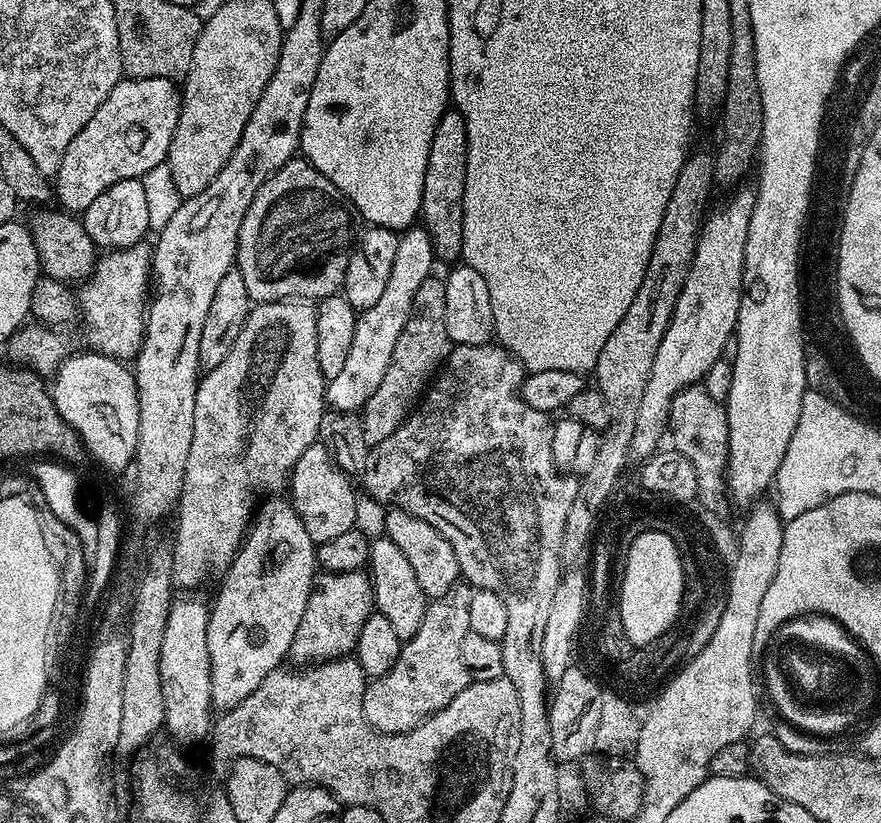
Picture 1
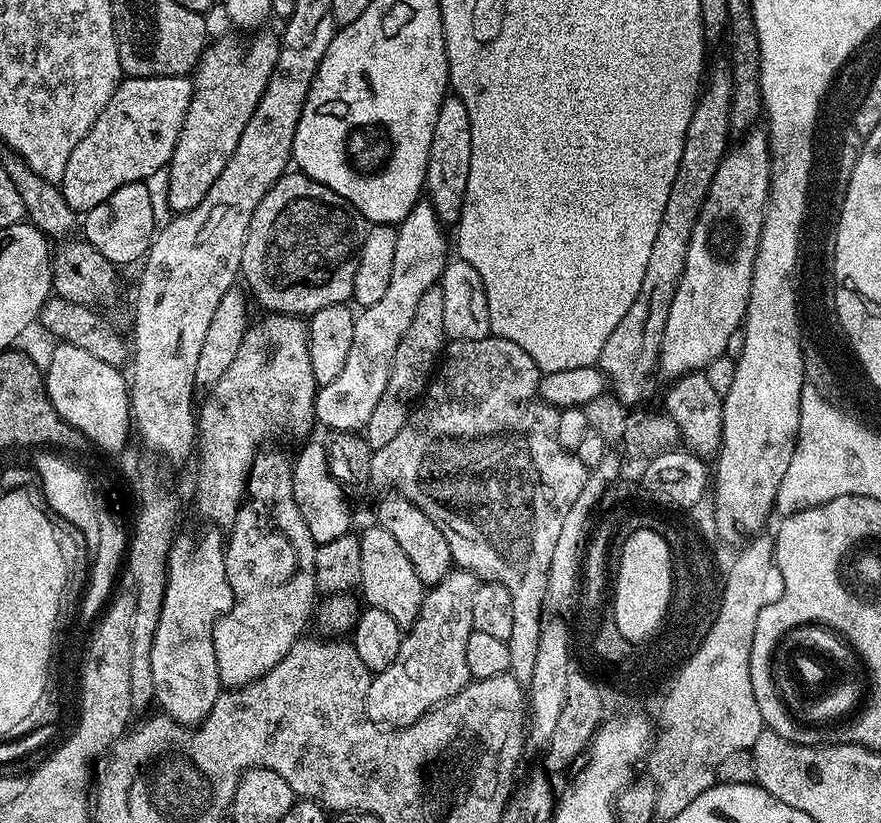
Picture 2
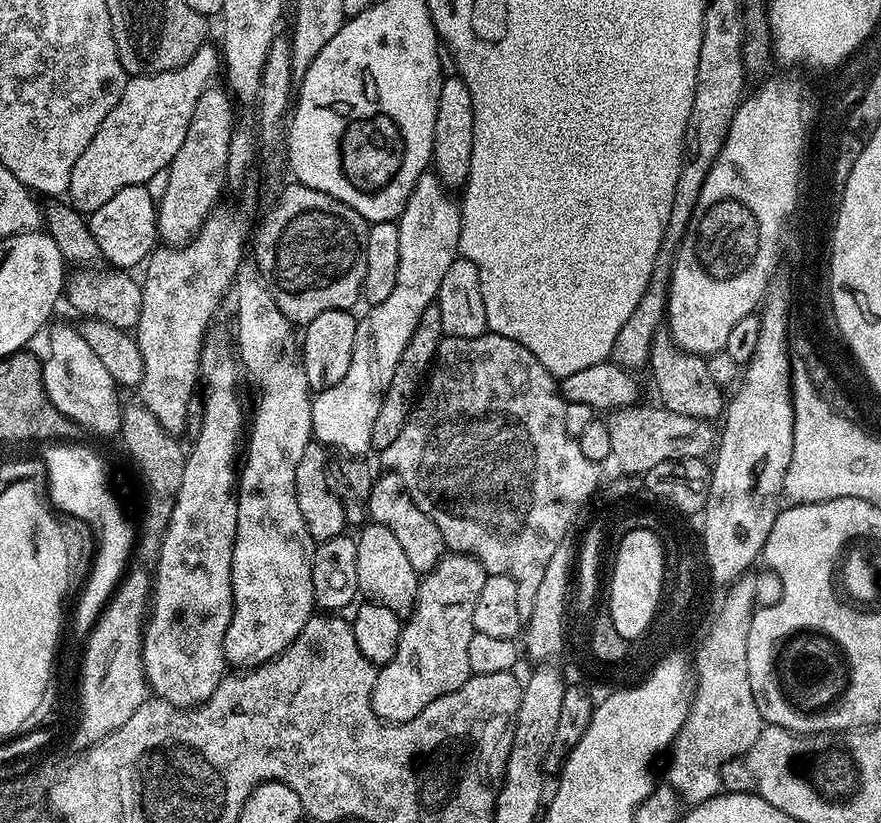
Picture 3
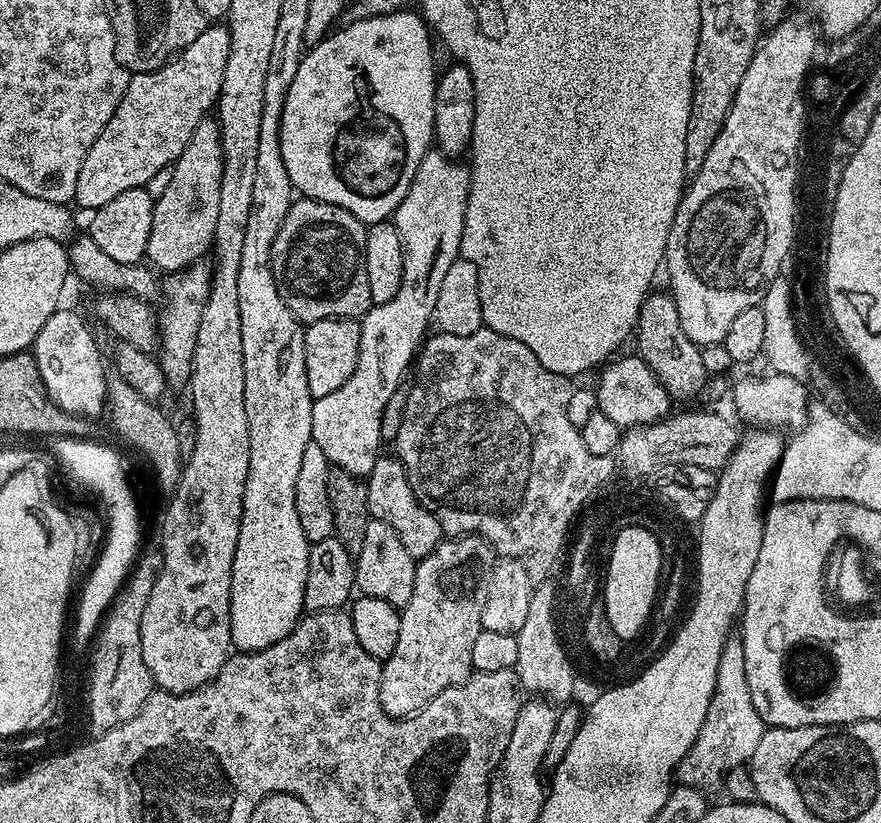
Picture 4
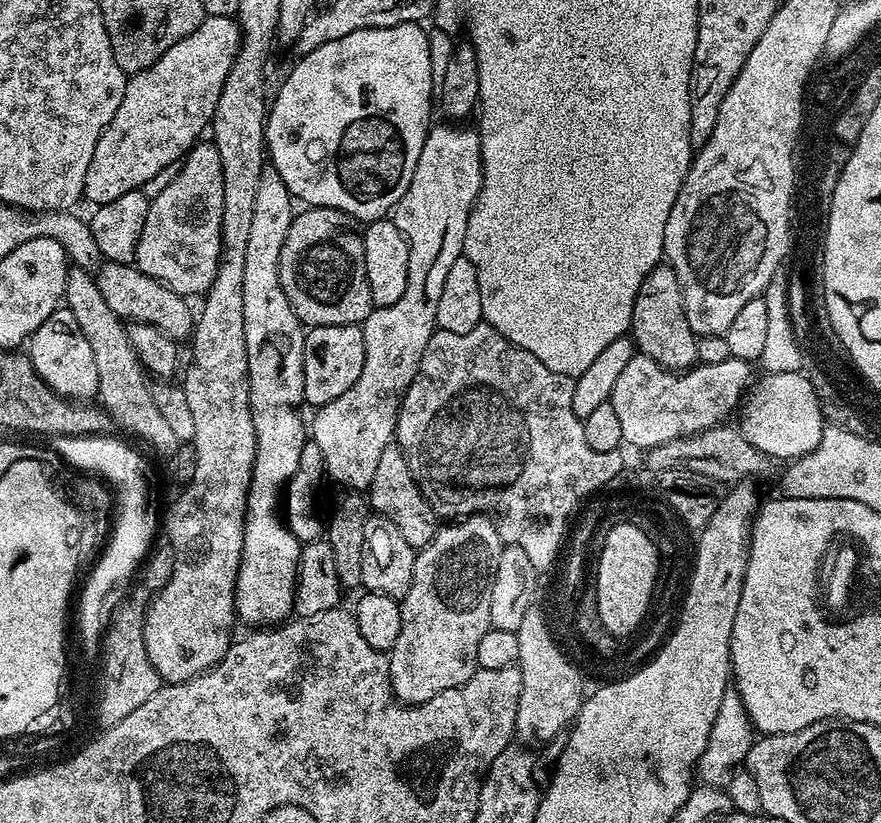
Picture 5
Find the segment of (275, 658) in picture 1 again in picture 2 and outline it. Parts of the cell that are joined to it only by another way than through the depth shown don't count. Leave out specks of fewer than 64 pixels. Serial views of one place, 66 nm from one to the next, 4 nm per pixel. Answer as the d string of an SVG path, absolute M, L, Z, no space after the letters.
M257 452L248 475L248 491L236 511L236 519L226 536L224 561L226 578L232 591L232 608L214 626L214 656L218 658L220 683L225 689L243 688L262 678L286 658L290 646L305 635L304 628L314 616L318 603L318 589L314 574L316 543L306 530L302 510L294 502L292 460L284 452Z

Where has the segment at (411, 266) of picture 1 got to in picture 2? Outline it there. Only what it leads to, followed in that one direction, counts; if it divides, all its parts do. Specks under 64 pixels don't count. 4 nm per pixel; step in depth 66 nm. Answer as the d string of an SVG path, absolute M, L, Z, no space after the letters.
M427 202L416 203L410 214L400 221L396 228L390 286L379 302L356 316L354 342L350 342L350 355L346 358L346 366L342 366L342 374L316 393L316 419L321 425L325 424L325 429L359 433L366 422L377 415L378 398L382 398L382 390L386 390L394 350L398 350L398 342L410 332L410 322L414 322L419 313L422 294L439 285L444 267L450 263L450 240L444 237L444 232L445 225Z

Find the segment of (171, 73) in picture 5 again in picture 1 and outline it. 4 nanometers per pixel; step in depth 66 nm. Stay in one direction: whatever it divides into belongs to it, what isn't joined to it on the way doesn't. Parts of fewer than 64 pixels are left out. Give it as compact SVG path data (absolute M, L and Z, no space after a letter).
M122 78L106 94L106 102L94 110L94 118L74 134L70 146L66 146L66 154L62 154L62 166L58 166L54 177L54 196L59 207L65 212L82 214L114 182L123 180L138 180L154 170L154 166L165 163L168 159L170 142L174 138L174 130L178 126L180 113L180 98L182 92L173 81L166 78Z

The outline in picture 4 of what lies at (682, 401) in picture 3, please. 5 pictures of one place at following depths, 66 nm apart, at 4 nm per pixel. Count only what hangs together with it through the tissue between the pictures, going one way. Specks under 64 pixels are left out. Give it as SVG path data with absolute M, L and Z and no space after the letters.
M653 290L642 302L634 329L635 351L650 366L673 401L692 400L710 380L706 366L702 366L701 345L686 338L686 330L678 322L678 306L667 291Z

